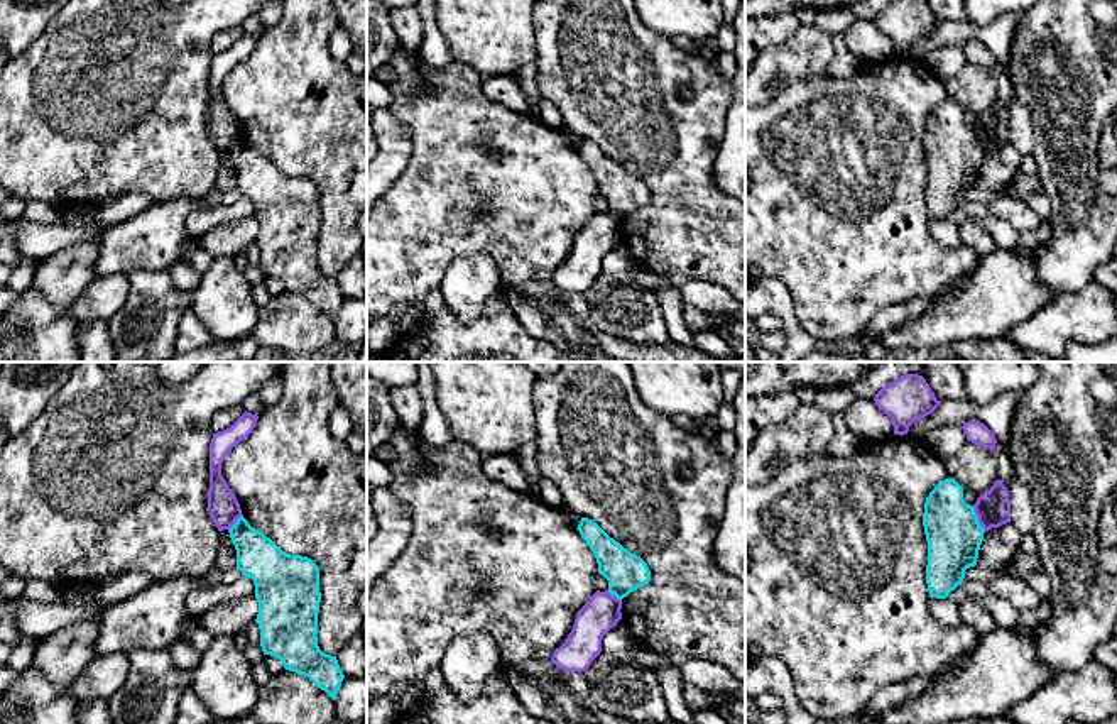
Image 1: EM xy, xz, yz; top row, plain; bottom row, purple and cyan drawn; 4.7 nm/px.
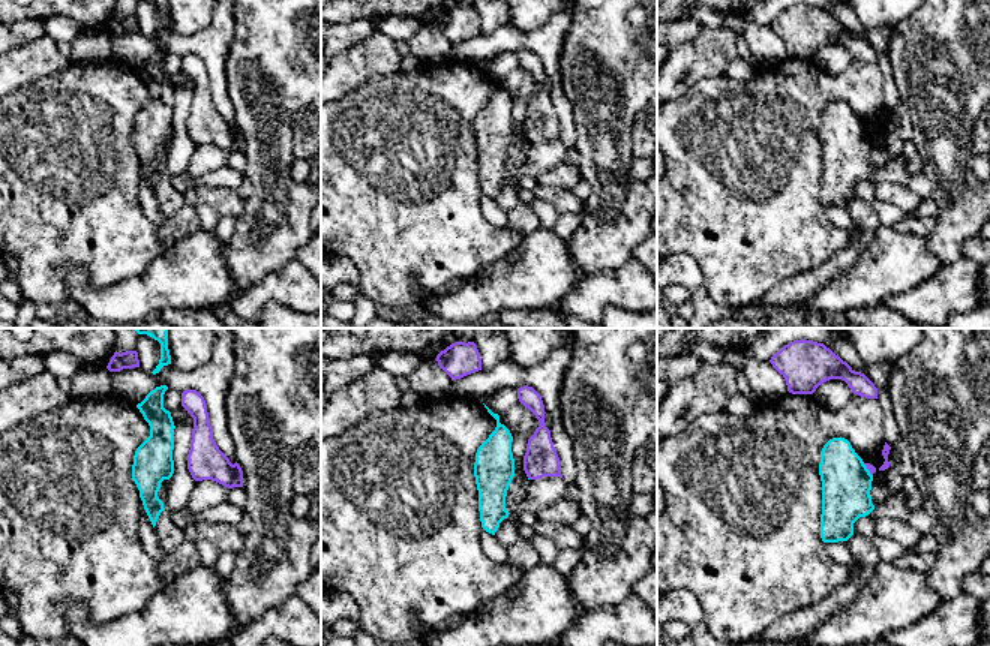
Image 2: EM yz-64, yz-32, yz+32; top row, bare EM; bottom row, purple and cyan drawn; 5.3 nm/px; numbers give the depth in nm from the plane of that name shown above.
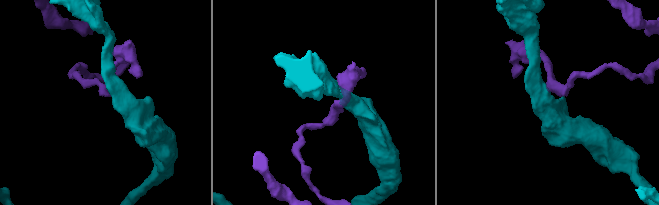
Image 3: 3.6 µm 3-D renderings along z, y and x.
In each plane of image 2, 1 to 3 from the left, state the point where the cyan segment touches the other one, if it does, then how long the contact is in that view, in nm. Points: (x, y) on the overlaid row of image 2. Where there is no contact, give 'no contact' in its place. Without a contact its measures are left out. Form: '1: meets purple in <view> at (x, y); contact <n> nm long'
1: no contact
2: meets purple in yz-32 at (528, 477); contact 40 nm long
3: meets purple in yz+32 at (867, 468); contact 90 nm long

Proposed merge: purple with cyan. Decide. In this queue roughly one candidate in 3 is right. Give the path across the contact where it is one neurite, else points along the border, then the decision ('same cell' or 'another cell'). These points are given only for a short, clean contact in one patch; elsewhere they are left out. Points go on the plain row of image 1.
border along yz (972, 127), (977, 142), (986, 151); another cell

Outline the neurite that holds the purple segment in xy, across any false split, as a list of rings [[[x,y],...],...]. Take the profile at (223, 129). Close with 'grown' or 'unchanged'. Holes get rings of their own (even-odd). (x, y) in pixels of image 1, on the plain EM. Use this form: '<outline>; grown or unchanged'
[[[243,34],[230,49],[213,54],[210,64],[210,112],[208,132],[218,152],[228,151],[242,139],[240,125],[221,96],[221,85],[235,66],[245,61],[259,37]]]; unchanged

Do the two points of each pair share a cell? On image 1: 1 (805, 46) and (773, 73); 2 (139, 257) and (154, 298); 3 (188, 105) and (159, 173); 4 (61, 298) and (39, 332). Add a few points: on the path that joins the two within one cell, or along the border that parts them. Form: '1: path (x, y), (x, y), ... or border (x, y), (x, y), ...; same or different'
1: path (796, 54), (781, 65); same
2: border (164, 269), (134, 269), (127, 274); different
3: path (171, 122), (159, 134), (159, 156); same
4: border (88, 283), (65, 308), (56, 308), (31, 288); different

